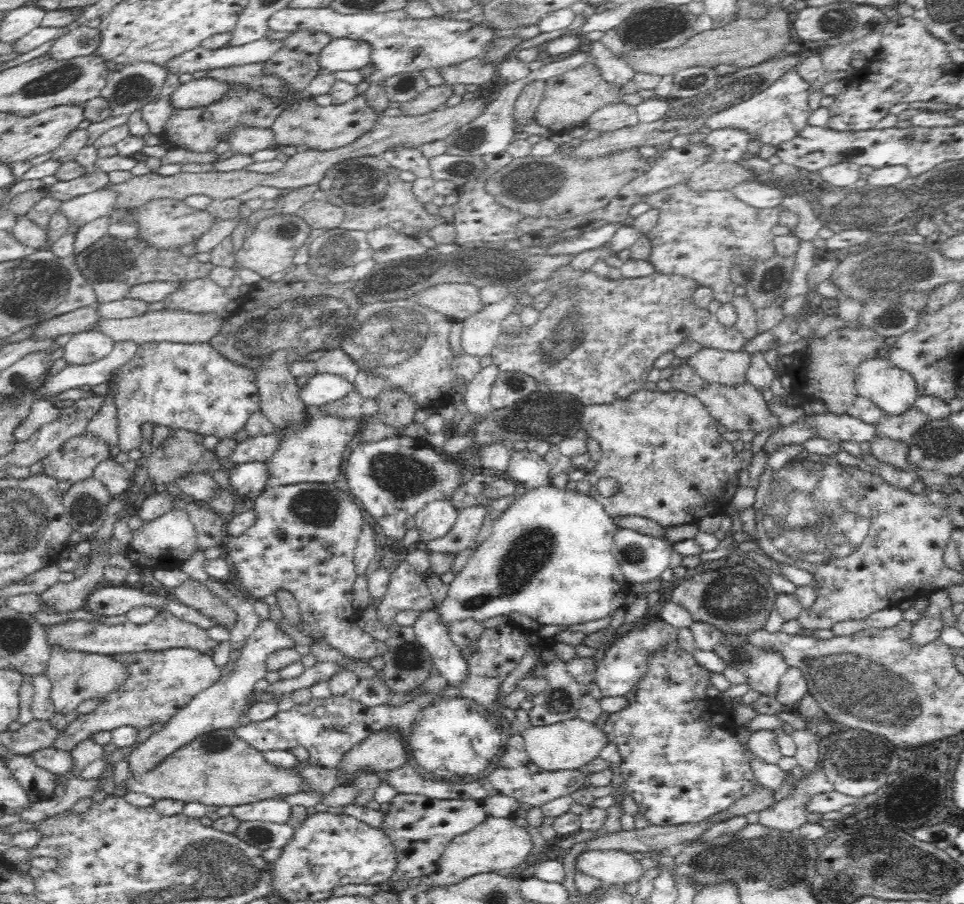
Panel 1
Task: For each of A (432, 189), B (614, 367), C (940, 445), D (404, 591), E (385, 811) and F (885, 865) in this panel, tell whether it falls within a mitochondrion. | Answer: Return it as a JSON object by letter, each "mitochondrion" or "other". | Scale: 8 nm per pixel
{"A":"other","B":"other","C":"mitochondrion","D":"other","E":"other","F":"mitochondrion"}

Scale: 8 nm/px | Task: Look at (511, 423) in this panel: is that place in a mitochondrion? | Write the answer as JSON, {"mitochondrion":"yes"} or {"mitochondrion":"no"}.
{"mitochondrion":"yes"}

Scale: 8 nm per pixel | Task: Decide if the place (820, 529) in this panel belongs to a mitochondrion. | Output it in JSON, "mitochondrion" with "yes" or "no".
{"mitochondrion":"yes"}

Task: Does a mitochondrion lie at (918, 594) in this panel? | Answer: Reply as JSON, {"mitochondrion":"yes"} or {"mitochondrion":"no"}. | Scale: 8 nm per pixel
{"mitochondrion":"no"}

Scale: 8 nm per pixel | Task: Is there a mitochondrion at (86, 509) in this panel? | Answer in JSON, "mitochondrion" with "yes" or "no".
{"mitochondrion":"yes"}

